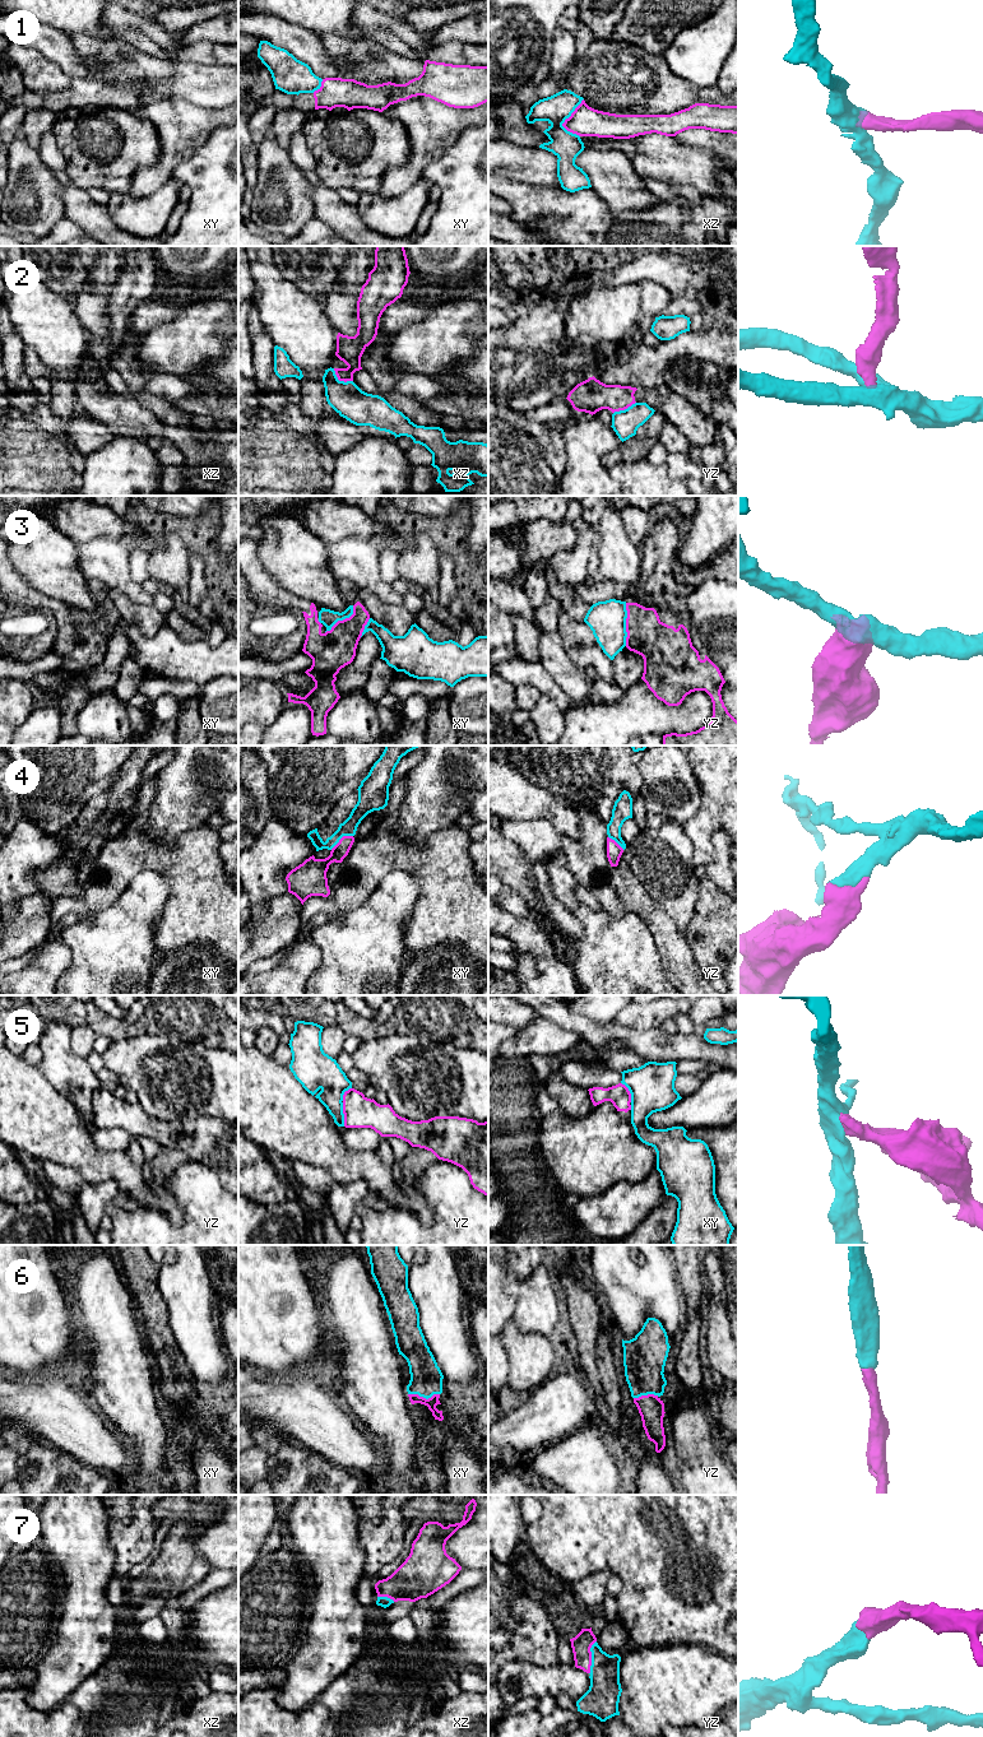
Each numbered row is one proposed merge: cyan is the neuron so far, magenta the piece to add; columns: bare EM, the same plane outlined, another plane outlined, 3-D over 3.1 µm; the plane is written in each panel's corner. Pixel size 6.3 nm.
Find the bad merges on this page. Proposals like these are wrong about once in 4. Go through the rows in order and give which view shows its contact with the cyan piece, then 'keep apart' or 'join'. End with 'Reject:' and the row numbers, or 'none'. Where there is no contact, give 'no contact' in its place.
1: xz | keep apart
2: xz | keep apart
3: yz | keep apart
4: xy | join
5: yz | keep apart
6: xy | join
7: yz | join
Reject: 1, 2, 3, 5

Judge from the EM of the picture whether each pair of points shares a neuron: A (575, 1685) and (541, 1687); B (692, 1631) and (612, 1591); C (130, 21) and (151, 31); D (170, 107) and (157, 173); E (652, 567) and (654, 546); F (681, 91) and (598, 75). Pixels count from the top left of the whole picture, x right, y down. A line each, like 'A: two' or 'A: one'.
A: one
B: two
C: one
D: one
E: one
F: one

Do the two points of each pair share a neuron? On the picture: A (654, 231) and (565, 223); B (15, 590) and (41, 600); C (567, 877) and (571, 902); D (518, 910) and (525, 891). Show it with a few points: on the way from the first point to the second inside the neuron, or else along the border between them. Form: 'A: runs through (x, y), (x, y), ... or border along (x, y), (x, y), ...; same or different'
A: runs through (633, 231), (615, 231), (602, 223), (587, 223); same
B: runs through (22, 595), (35, 599); same
C: runs through (567, 883), (567, 896); same
D: border along (504, 883), (519, 895), (529, 913); different

